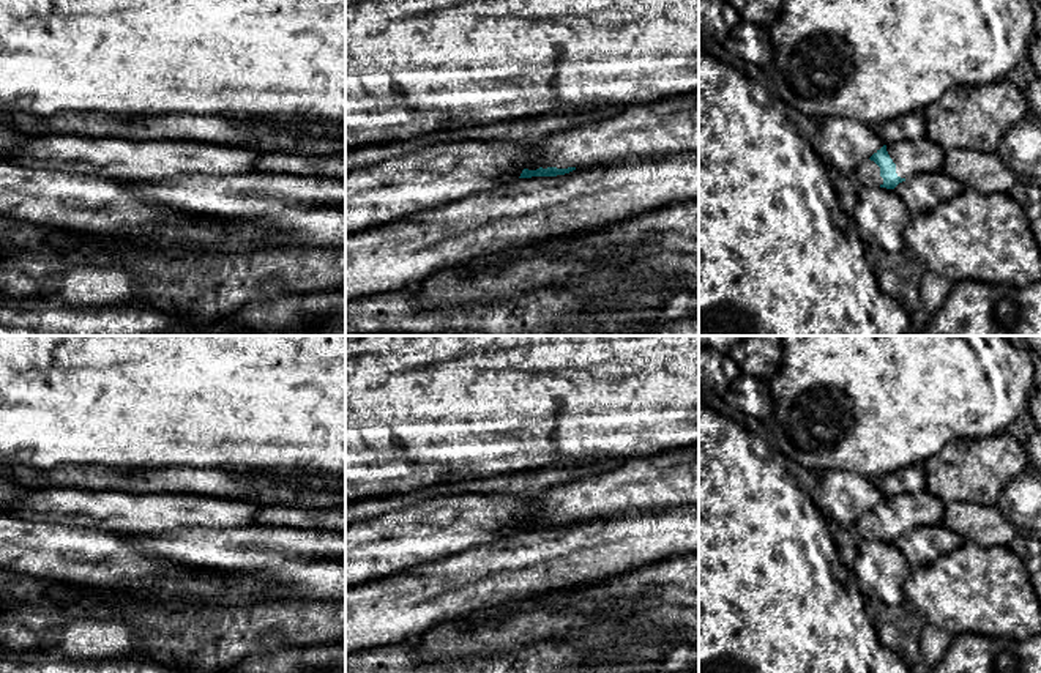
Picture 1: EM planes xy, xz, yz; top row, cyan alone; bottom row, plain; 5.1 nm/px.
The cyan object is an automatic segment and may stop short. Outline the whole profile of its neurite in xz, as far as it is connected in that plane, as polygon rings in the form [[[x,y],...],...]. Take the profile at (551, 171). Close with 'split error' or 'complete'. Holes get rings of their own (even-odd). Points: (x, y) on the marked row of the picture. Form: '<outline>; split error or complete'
[[[699,91],[629,106],[618,115],[527,143],[533,161],[519,178],[699,151]]]; split error

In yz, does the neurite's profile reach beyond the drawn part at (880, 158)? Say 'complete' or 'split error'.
split error

